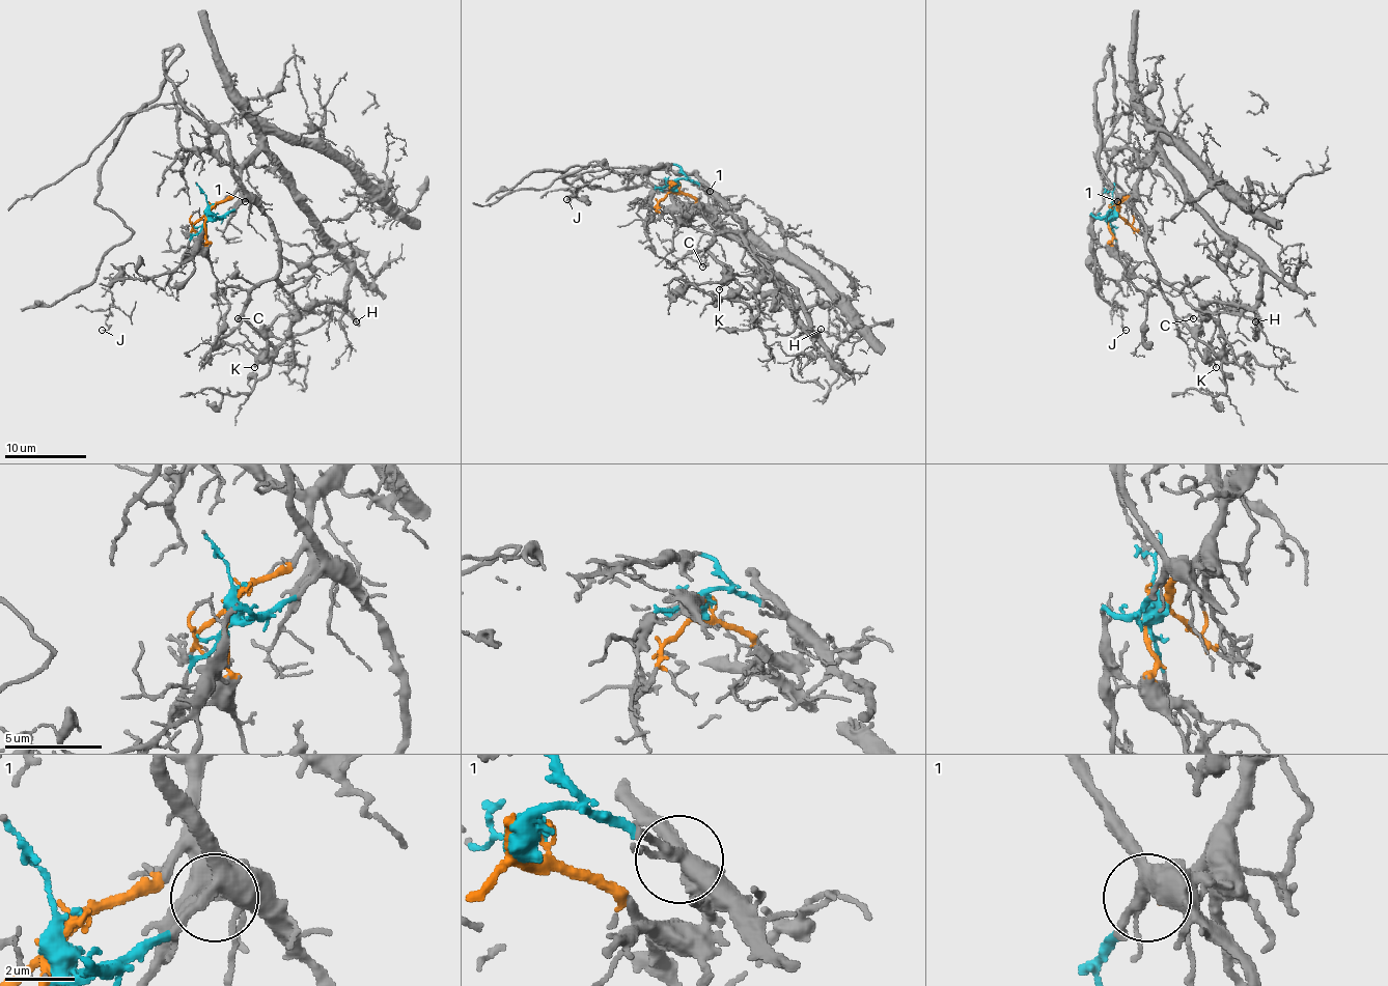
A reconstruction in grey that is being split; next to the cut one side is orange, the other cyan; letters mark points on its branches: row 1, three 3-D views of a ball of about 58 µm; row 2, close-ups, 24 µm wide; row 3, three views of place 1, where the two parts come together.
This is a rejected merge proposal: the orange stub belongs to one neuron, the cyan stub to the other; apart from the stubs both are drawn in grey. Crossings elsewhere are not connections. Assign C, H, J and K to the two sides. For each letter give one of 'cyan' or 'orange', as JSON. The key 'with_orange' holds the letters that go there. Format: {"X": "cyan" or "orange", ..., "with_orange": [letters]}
{"C": "cyan", "H": "orange", "J": "cyan", "K": "cyan", "with_orange": ["H"]}

